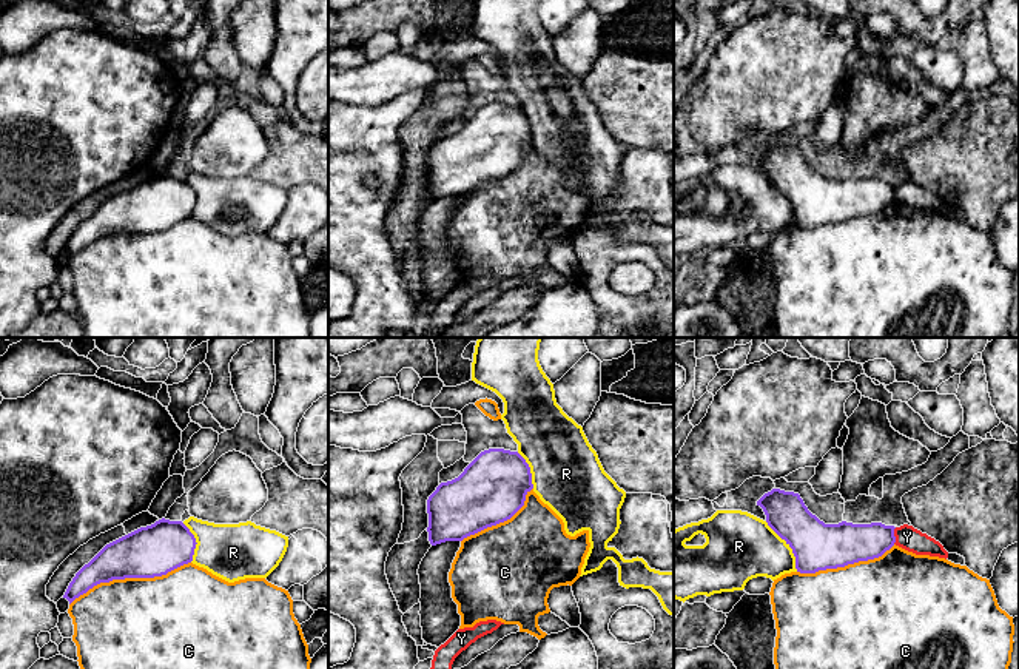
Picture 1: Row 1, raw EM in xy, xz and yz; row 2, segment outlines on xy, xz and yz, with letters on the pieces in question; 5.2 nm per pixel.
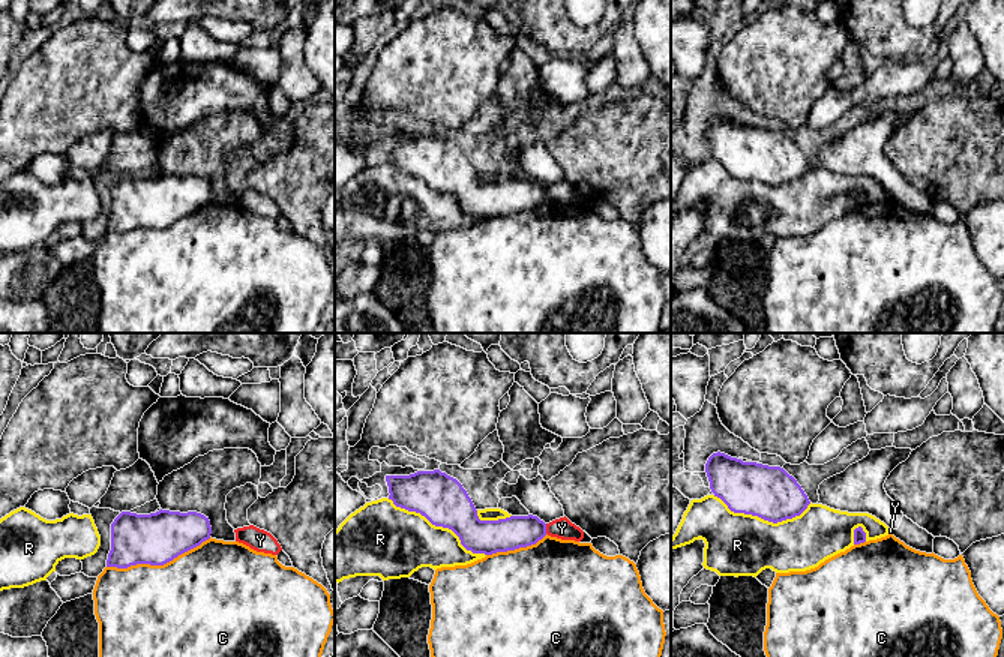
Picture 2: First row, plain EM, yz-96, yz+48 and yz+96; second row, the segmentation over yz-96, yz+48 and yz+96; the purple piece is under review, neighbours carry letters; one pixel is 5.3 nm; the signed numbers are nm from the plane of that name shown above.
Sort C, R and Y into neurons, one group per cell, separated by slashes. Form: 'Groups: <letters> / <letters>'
Groups: C / R / Y

